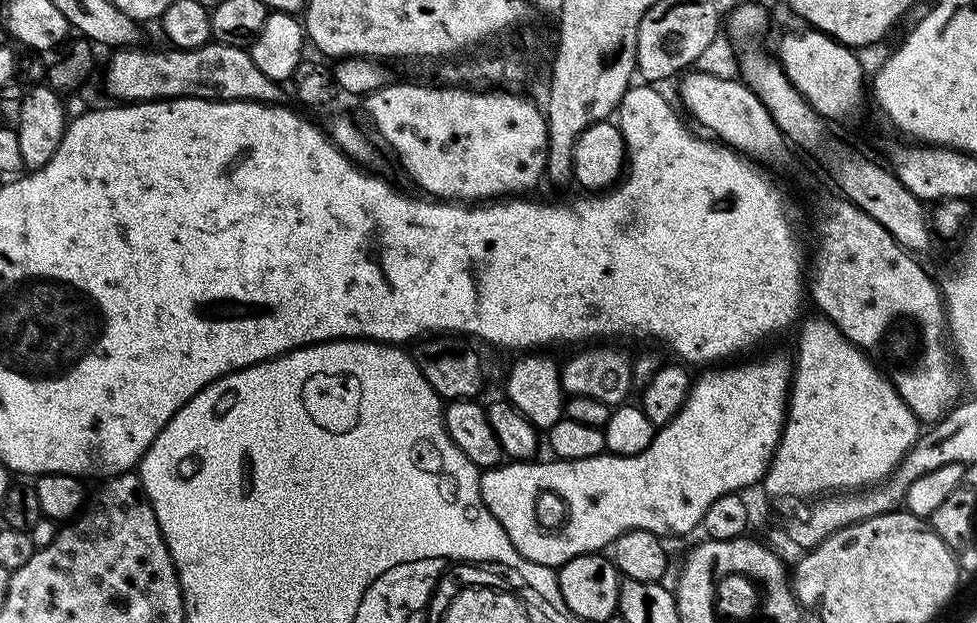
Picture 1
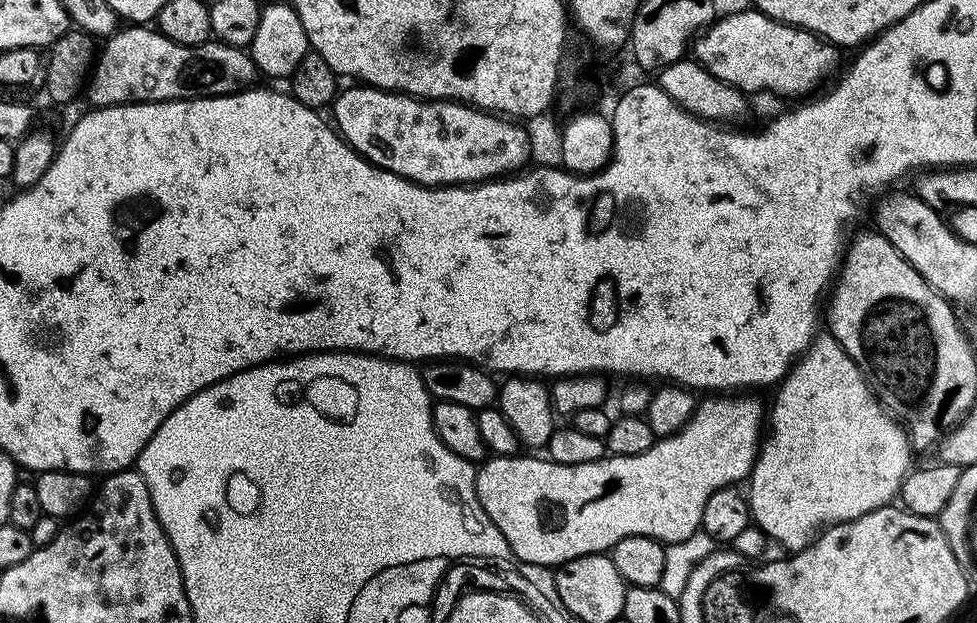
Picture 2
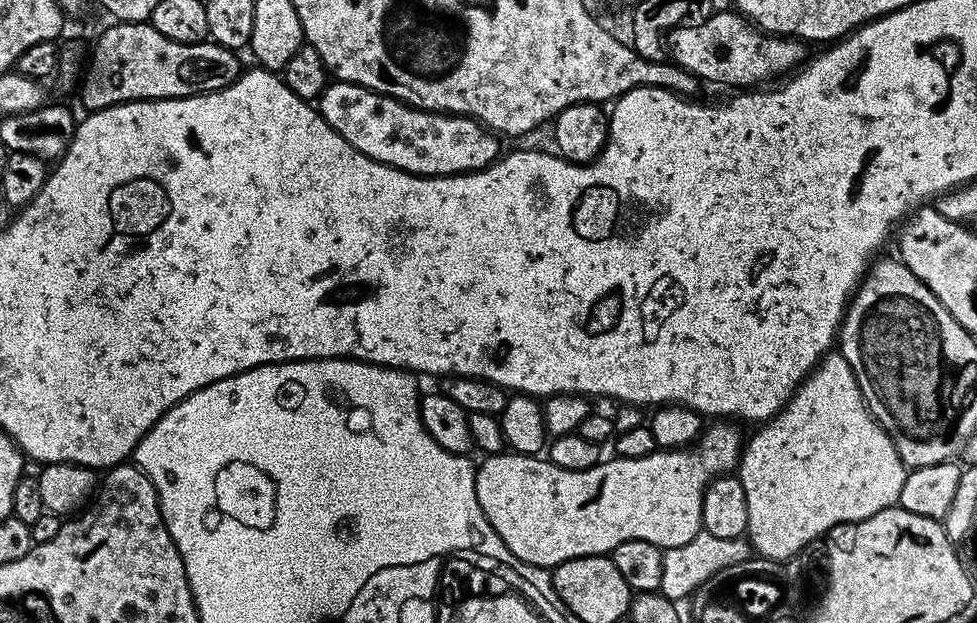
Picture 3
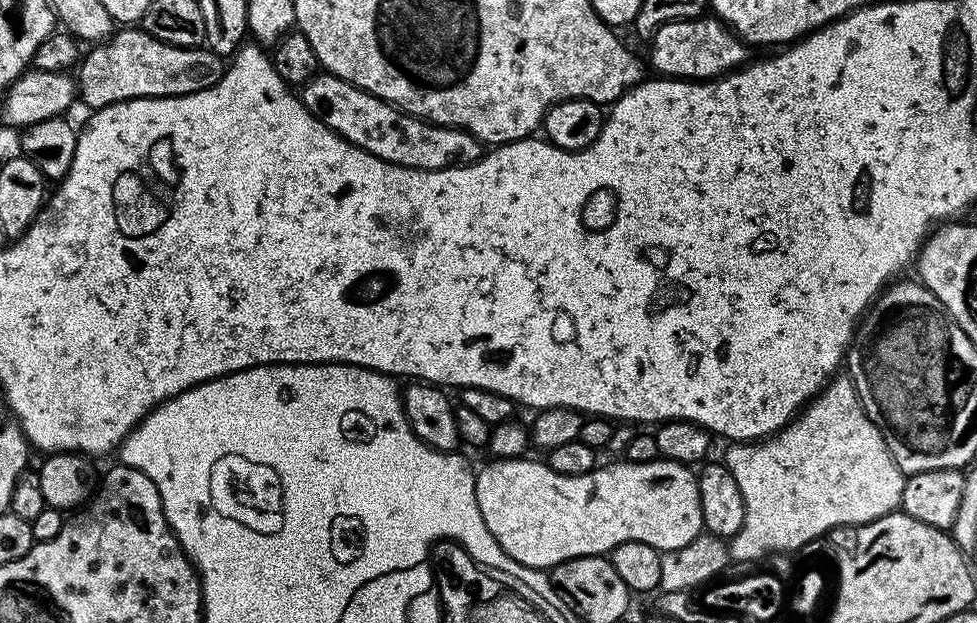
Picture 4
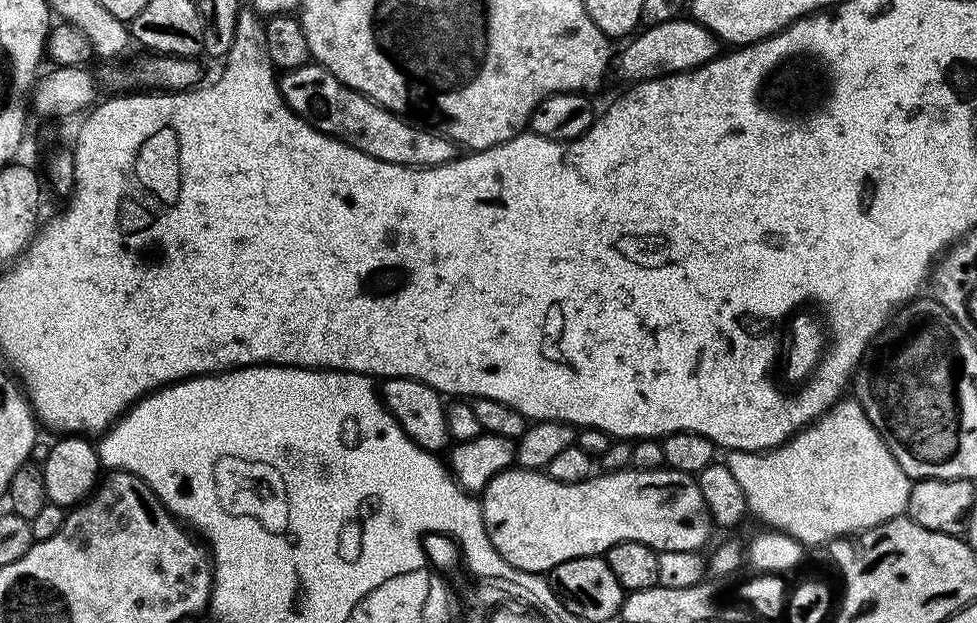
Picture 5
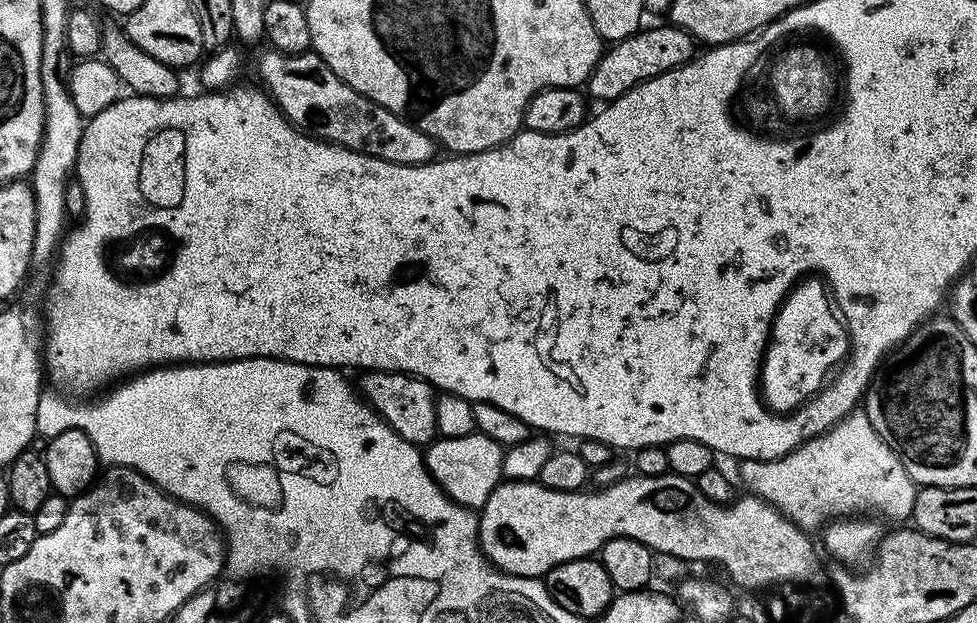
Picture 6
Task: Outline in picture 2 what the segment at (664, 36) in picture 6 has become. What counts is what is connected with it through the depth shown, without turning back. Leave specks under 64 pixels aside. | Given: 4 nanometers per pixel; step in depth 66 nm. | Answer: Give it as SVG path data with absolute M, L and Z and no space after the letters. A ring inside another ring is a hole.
M752 6L745 12L723 16L713 20L695 37L694 58L707 72L714 74L714 78L734 86L739 92L781 92L784 96L804 98L815 93L821 87L819 84L837 71L841 49L813 32L771 20Z

